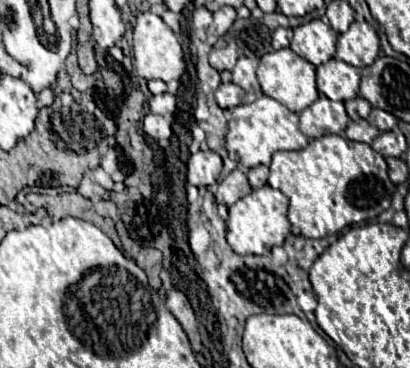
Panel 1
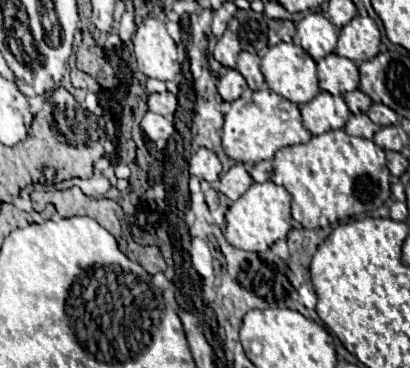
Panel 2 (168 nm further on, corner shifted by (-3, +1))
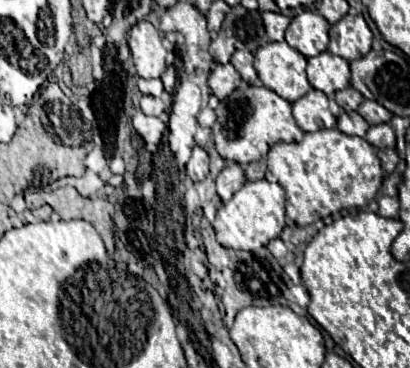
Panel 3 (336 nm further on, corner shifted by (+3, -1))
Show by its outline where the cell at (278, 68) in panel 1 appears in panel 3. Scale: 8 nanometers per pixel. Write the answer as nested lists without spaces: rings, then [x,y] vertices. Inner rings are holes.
[[[286,41],[268,43],[256,51],[254,69],[264,87],[276,91],[282,99],[294,103],[308,93],[306,57],[292,49]]]

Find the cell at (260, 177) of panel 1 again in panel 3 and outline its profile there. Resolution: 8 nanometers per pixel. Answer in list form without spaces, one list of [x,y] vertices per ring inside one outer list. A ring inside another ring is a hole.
[[[260,159],[260,161],[248,163],[248,165],[244,167],[244,173],[246,173],[246,179],[248,179],[248,181],[264,179],[264,173],[266,173],[266,161],[264,161],[264,159]]]

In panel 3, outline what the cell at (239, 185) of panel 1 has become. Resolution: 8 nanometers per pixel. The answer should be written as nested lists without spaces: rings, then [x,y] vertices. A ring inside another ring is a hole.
[[[228,161],[228,165],[222,169],[222,173],[216,179],[216,187],[218,187],[218,195],[222,197],[222,201],[230,201],[230,197],[244,185],[246,177],[244,171],[240,169],[238,163]]]

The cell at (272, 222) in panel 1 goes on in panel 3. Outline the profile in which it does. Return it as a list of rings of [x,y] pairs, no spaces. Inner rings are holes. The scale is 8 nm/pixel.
[[[266,179],[248,181],[216,213],[216,219],[212,225],[216,231],[218,243],[228,249],[244,249],[244,251],[258,251],[260,247],[268,245],[270,239],[280,237],[280,233],[286,225],[284,223],[284,219],[286,219],[284,203],[286,203],[286,195],[278,183],[268,183]]]

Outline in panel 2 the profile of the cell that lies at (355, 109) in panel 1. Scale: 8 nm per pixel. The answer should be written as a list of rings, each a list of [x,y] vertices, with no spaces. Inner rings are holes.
[[[350,91],[350,93],[346,93],[344,95],[344,101],[348,103],[349,110],[354,113],[354,115],[360,115],[360,113],[366,113],[368,109],[370,109],[370,105],[372,105],[372,101],[370,101],[370,97],[368,95],[364,95],[362,91]]]

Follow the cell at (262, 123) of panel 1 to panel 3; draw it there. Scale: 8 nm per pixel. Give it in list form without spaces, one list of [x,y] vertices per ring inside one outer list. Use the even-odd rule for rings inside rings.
[[[250,85],[244,91],[236,89],[232,95],[220,101],[220,105],[216,107],[216,123],[212,125],[212,135],[216,151],[224,159],[246,165],[264,159],[268,149],[276,143],[300,141],[304,137],[304,131],[296,125],[292,117],[292,105],[286,99],[278,97],[272,89]]]

